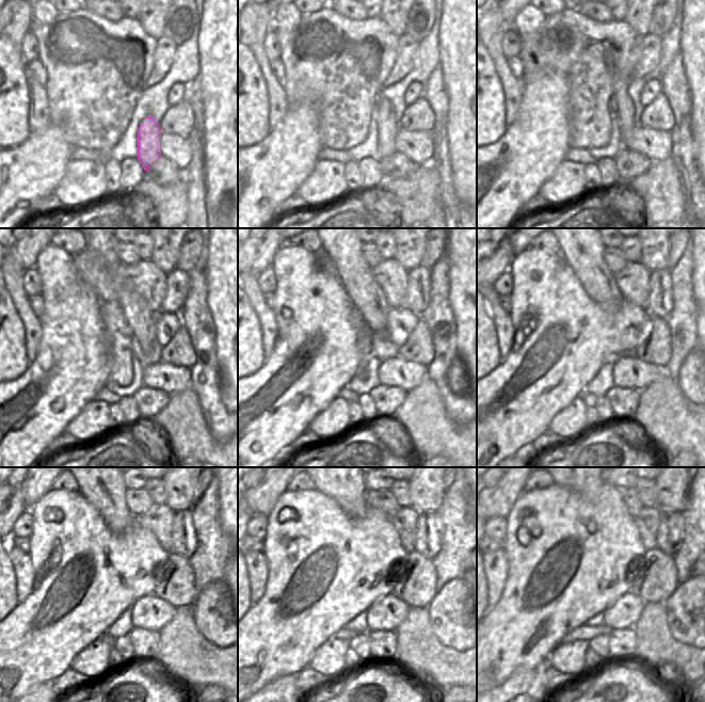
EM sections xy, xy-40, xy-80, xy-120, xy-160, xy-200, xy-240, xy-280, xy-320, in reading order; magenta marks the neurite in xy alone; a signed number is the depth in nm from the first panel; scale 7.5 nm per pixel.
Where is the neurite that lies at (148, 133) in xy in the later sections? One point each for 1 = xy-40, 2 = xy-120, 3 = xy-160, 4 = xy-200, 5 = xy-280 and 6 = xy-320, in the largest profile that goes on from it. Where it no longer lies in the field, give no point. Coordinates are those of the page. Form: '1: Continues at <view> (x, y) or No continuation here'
1: Continues at xy-40 (388, 126)
2: Continues at xy-120 (141, 318)
3: Continues at xy-160 (355, 275)
4: Continues at xy-200 (582, 250)
5: Continues at xy-280 (347, 489)
6: Continues at xy-320 (590, 489)

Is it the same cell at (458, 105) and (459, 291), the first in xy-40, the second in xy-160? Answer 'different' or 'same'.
same

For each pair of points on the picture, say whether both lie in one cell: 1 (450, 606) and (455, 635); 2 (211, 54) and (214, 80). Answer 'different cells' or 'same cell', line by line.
1: same cell
2: same cell

